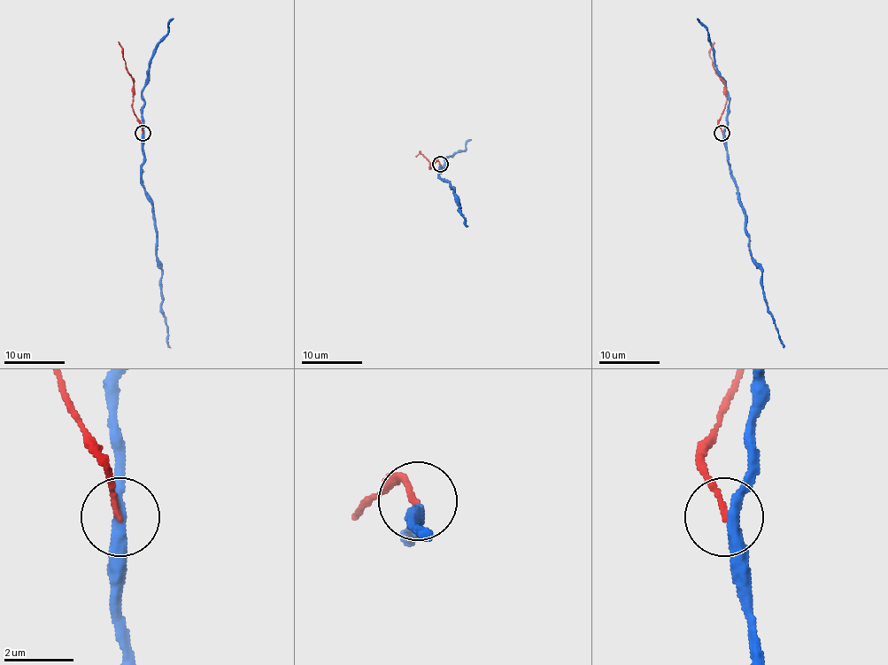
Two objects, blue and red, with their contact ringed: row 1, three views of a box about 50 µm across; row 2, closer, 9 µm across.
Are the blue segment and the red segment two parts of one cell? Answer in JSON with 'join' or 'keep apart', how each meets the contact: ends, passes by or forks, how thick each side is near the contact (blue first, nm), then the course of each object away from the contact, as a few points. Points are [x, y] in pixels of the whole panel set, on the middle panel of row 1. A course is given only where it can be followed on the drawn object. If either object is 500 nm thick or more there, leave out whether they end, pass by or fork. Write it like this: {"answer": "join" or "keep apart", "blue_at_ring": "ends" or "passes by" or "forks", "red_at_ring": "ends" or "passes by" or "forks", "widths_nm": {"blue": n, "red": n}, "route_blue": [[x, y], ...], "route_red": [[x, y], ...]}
{"answer": "keep apart", "blue_at_ring": "passes by", "red_at_ring": "ends", "widths_nm": {"blue": 320, "red": 150}, "route_blue": [[441, 166], [439, 176], [451, 187], [468, 227]], "route_red": [[441, 164], [437, 161], [430, 168], [430, 164], [420, 151], [415, 156]]}

